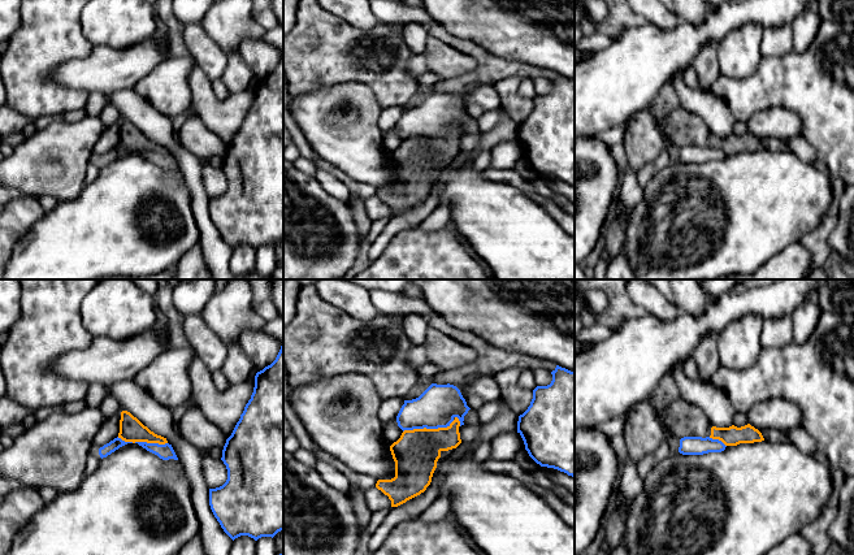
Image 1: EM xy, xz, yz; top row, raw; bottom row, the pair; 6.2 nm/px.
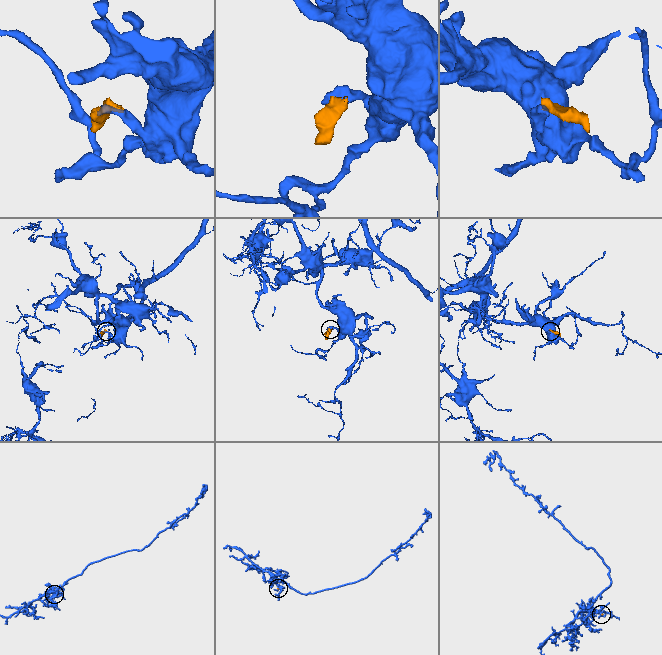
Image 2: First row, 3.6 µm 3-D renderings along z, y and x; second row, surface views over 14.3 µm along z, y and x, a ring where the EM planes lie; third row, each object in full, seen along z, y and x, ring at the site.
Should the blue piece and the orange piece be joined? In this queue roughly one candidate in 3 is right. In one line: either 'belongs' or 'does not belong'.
does not belong

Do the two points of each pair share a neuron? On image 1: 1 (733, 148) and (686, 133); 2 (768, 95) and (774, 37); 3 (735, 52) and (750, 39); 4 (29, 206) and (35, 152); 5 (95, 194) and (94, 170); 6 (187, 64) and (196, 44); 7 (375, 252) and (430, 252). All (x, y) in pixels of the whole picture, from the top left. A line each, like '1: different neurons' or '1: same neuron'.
1: same neuron
2: different neurons
3: same neuron
4: different neurons
5: different neurons
6: different neurons
7: different neurons

